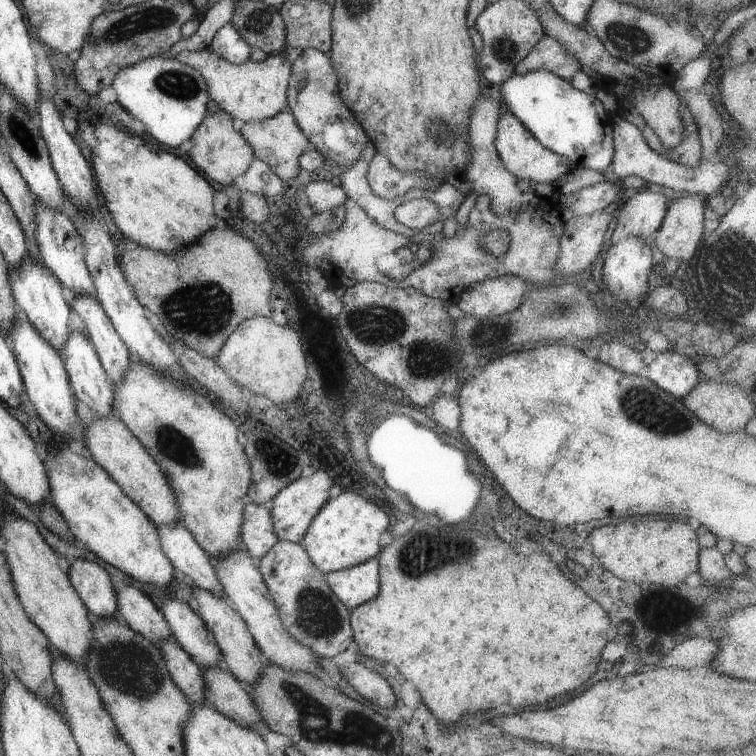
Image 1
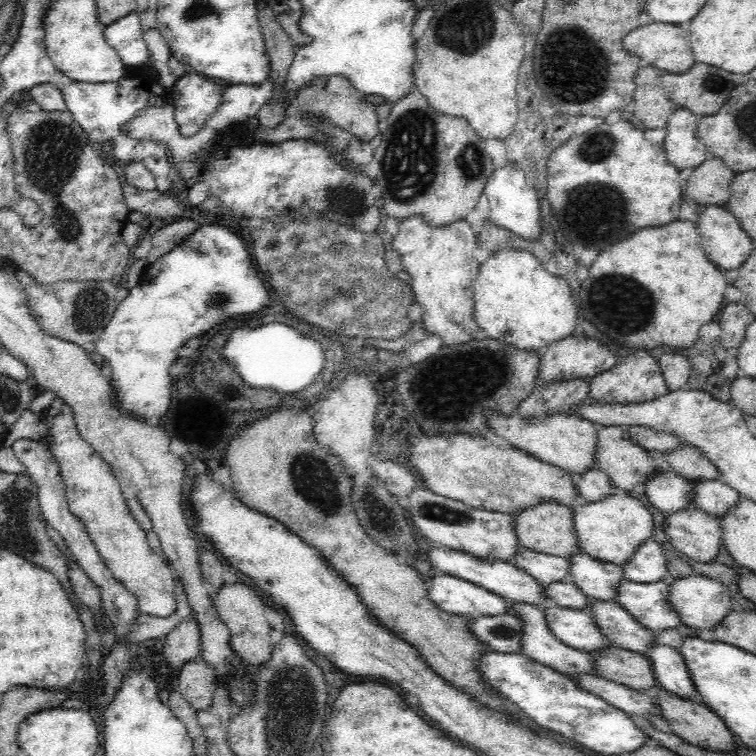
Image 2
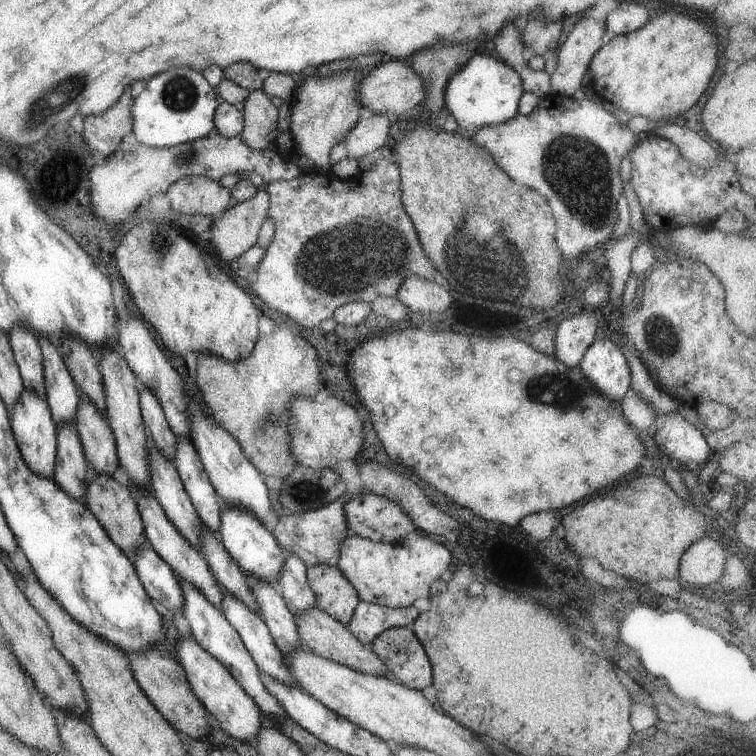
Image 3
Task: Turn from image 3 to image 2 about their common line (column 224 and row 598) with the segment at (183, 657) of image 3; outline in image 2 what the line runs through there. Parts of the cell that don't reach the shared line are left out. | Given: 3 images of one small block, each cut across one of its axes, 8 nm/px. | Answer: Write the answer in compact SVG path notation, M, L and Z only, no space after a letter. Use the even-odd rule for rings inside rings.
M696 574L683 579L670 580L669 589L667 599L671 607L678 613L681 622L698 632L714 630L726 616L730 616L738 609L730 594L730 589L725 584L702 575Z

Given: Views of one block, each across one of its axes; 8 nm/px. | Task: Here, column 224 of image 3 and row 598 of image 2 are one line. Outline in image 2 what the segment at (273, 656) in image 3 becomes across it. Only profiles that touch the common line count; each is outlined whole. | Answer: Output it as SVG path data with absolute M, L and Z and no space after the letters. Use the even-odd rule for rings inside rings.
M582 552L568 558L571 561L571 580L590 599L616 601L621 582L626 581L621 566L591 557Z

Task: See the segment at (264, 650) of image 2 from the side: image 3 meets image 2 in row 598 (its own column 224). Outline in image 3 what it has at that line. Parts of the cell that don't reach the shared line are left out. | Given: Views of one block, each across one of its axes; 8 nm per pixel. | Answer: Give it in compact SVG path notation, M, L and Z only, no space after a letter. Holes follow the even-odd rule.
M259 188L251 198L235 204L210 224L211 244L217 258L232 263L257 242L257 233L267 216L269 195Z

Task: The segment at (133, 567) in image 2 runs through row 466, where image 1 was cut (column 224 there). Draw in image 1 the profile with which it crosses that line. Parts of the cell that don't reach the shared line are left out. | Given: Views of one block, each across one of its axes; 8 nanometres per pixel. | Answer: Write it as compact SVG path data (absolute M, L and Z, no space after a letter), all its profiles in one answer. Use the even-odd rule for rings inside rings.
M205 47L197 52L181 51L174 58L201 74L208 96L233 119L237 118L245 123L265 120L281 112L287 105L290 63L282 53L269 54L263 62L251 62L248 59L242 64L230 64Z

